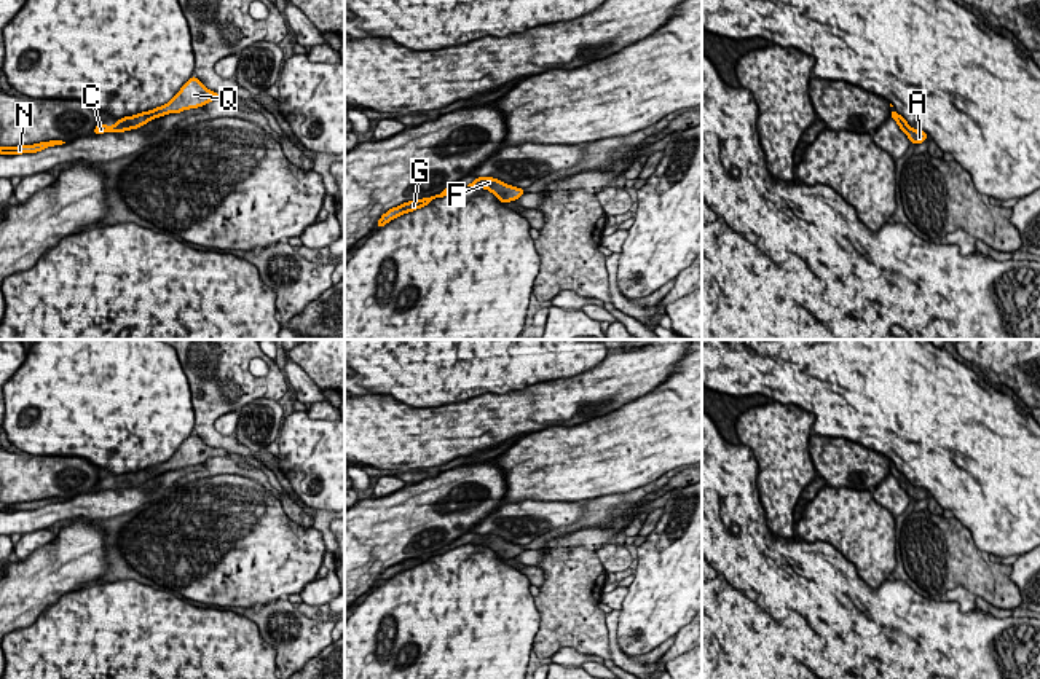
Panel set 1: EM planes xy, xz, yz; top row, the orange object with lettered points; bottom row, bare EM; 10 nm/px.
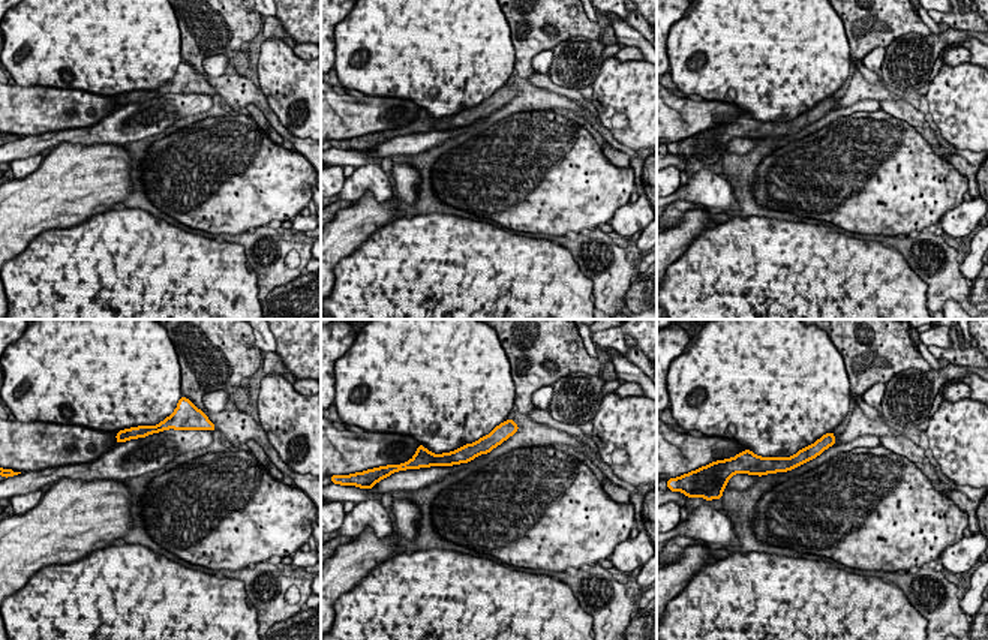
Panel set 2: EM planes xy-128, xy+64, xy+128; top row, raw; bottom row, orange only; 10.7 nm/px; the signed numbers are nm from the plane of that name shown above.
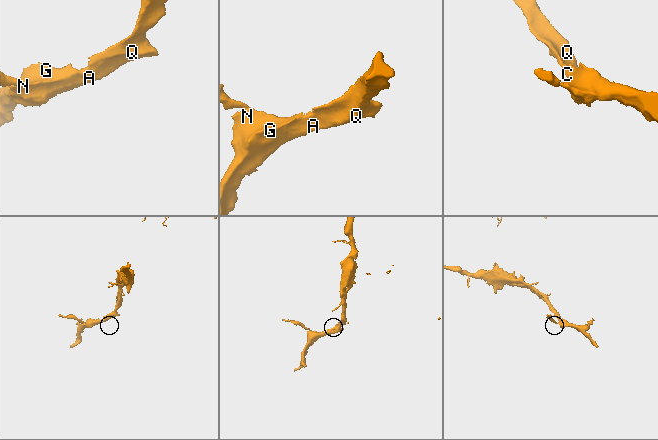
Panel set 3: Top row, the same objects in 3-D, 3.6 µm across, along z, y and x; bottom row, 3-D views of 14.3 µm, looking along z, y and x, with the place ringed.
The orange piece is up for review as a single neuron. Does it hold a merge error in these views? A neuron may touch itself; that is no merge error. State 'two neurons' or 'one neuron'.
one neuron

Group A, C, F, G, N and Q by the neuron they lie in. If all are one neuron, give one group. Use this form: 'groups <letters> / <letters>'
groups A C F G N Q

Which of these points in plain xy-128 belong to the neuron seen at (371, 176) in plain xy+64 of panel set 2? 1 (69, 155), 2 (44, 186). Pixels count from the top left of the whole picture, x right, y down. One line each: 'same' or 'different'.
1: different
2: different

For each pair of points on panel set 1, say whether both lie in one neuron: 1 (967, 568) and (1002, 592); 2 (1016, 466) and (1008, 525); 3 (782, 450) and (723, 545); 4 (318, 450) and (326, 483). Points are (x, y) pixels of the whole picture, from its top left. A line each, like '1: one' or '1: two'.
1: one
2: one
3: two
4: one

